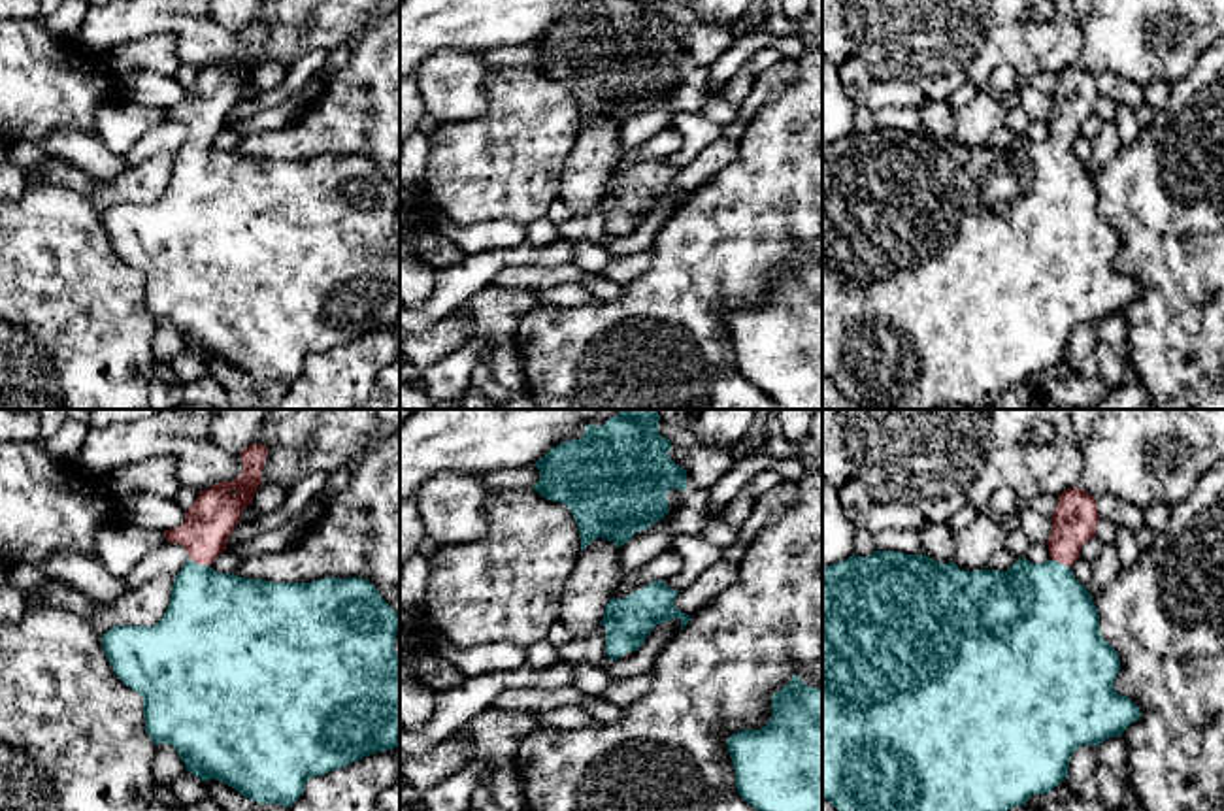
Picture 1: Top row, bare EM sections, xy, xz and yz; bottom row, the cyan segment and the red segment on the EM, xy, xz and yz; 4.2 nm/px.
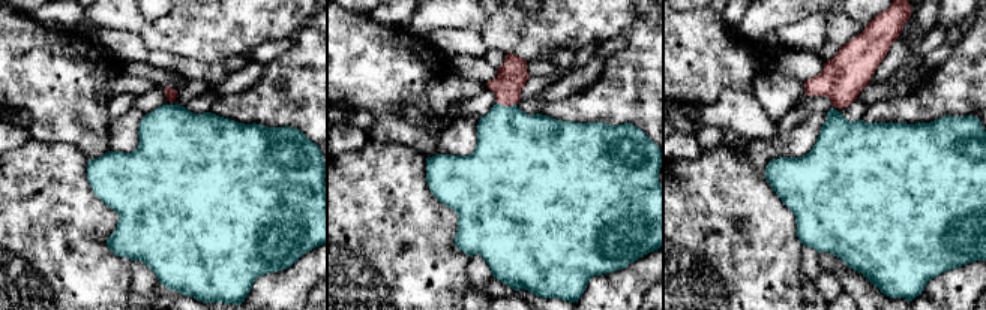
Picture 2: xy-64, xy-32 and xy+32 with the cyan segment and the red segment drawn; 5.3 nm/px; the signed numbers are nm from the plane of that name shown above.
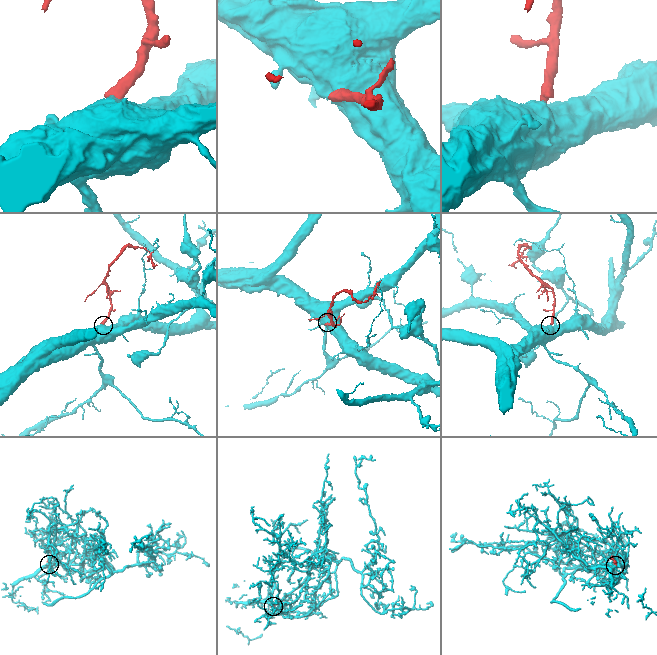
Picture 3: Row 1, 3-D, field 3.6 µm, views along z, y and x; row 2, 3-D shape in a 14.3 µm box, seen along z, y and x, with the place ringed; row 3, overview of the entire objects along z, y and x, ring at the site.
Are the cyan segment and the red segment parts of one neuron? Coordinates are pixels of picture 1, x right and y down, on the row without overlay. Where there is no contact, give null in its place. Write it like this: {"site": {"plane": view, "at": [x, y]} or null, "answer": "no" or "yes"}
{"site": {"plane": "xy", "at": [198, 142]}, "answer": "yes"}

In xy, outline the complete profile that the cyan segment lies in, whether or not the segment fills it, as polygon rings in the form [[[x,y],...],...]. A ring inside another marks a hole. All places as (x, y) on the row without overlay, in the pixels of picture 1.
[[[253,21],[240,32],[243,38],[241,53],[234,58],[221,58],[200,68],[196,79],[185,89],[185,100],[177,106],[164,108],[168,121],[179,121],[189,130],[187,141],[175,153],[172,177],[164,194],[155,204],[113,204],[102,213],[102,224],[115,253],[143,275],[145,309],[155,323],[172,323],[185,339],[187,349],[194,351],[204,360],[217,356],[256,381],[290,385],[304,372],[306,360],[311,355],[324,353],[364,334],[400,323],[400,234],[394,228],[400,192],[381,175],[370,158],[360,155],[324,155],[311,160],[273,160],[215,149],[211,141],[223,128],[226,128],[228,113],[234,109],[236,102],[241,100],[241,89],[253,81],[253,74],[262,60],[268,25]]]

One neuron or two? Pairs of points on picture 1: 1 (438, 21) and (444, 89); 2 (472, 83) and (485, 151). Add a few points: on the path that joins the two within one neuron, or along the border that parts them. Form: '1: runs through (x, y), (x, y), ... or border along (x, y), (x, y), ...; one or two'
1: border along (481, 49), (442, 49), (432, 53), (419, 68); two
2: border along (489, 72), (487, 108), (464, 121), (440, 123); two

